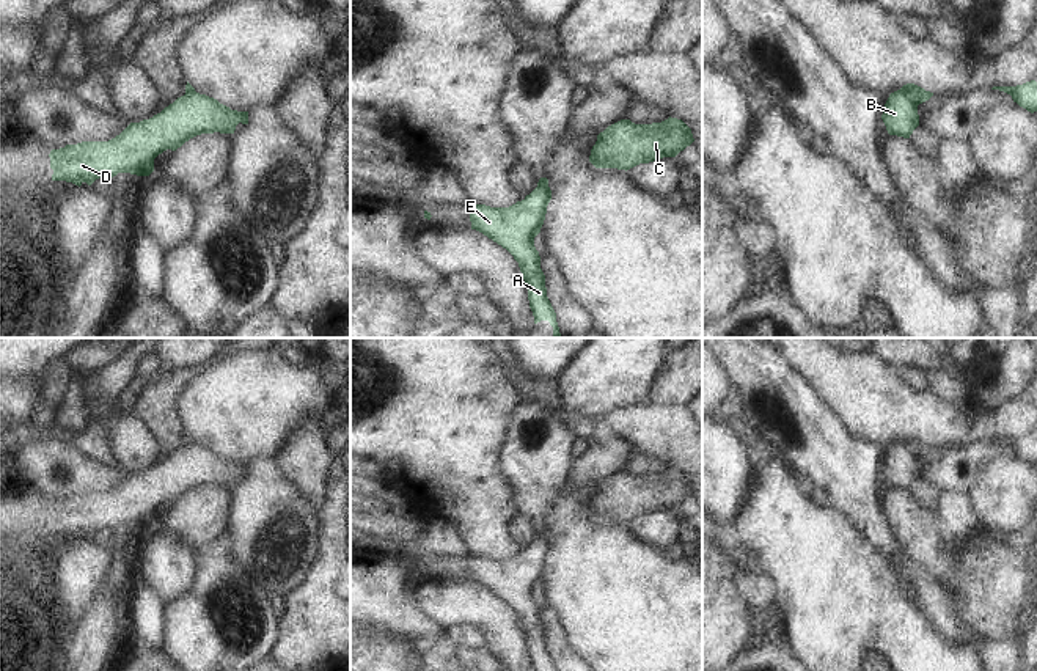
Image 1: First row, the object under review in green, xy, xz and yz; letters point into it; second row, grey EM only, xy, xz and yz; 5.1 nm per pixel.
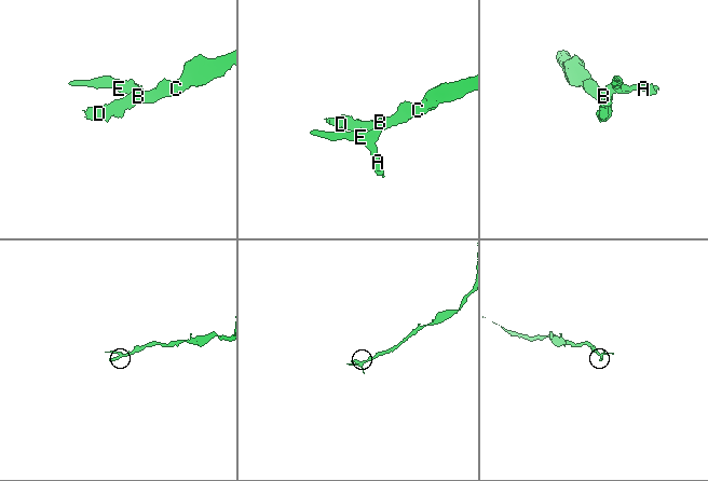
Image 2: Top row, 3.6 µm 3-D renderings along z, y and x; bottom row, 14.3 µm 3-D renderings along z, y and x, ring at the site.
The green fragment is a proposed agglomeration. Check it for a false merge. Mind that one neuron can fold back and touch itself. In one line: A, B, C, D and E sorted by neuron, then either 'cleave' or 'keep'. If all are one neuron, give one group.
groups A E / B C D; cleave

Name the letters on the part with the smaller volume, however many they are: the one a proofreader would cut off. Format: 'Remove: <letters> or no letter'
Remove: A, E.

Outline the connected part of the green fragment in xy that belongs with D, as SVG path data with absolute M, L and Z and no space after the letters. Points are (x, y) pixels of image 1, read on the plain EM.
M193 443L178 449L152 470L130 475L108 493L82 493L52 501L52 533L80 539L118 525L149 528L154 511L163 503L176 503L201 486L234 486L239 475L248 476L248 464L231 462L217 451Z

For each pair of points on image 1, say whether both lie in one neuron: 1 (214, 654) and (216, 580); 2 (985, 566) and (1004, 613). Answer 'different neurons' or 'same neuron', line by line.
1: same neuron
2: same neuron

